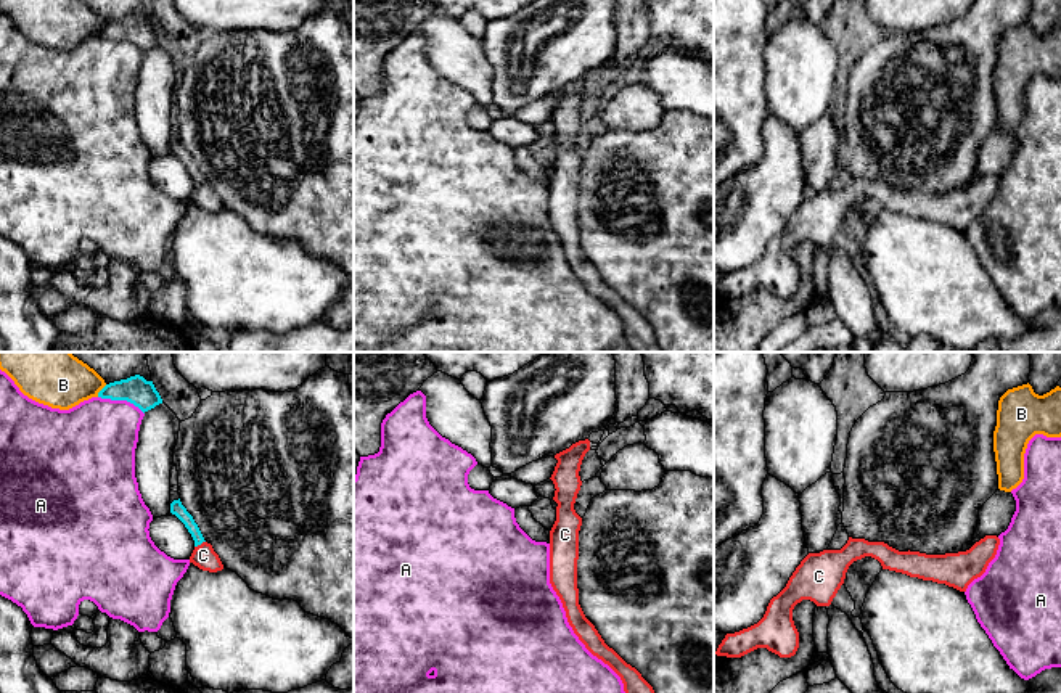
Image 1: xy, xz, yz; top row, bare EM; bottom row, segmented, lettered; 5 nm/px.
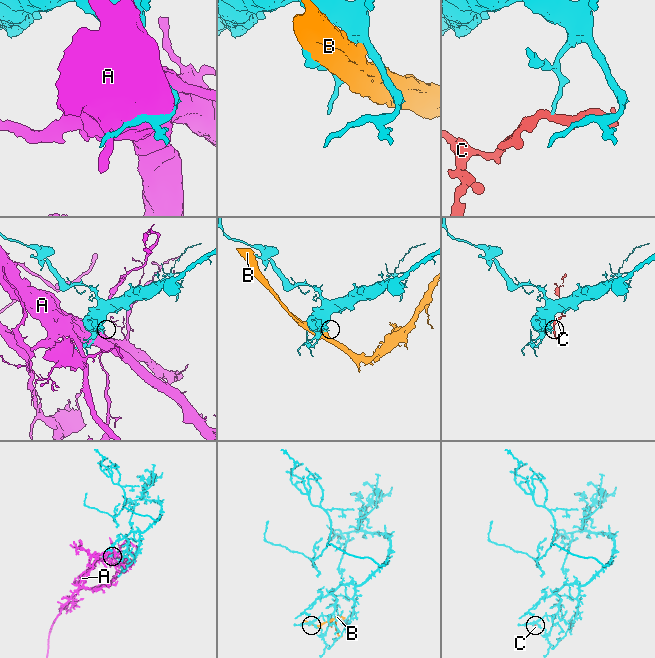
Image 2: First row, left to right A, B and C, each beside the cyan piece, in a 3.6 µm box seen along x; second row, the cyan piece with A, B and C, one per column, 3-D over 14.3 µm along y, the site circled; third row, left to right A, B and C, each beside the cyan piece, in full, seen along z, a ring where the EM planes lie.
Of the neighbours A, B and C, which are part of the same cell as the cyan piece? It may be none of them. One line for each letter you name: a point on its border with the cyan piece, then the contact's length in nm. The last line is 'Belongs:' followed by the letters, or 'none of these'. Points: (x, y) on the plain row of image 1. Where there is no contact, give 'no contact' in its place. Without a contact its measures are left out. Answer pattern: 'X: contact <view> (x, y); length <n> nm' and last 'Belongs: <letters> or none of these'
Belongs: none of these

